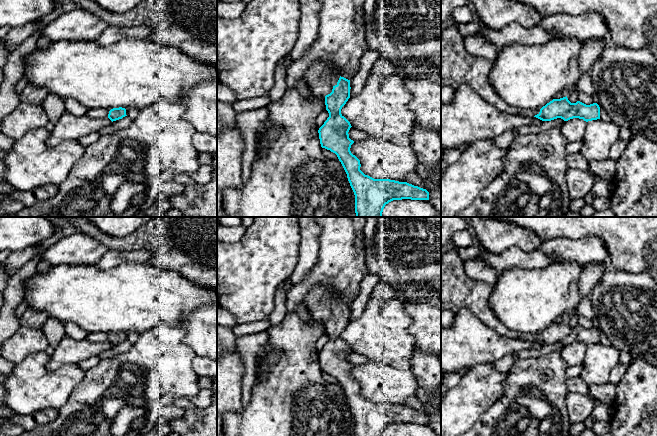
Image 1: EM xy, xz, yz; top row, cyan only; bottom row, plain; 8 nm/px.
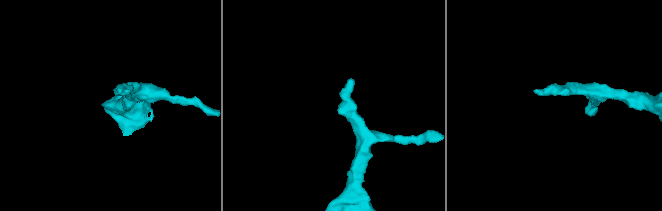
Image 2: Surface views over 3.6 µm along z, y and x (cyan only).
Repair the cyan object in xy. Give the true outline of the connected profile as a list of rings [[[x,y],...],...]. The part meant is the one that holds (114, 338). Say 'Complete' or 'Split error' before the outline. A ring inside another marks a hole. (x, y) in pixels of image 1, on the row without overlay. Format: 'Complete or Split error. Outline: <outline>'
Split error. Outline: [[[119,331],[119,332],[113,332],[110,335],[103,332],[98,333],[89,333],[87,336],[87,339],[93,342],[106,342],[108,341],[112,346],[122,343],[126,339],[126,333]]]

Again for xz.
Split error. Outline: [[[314,286],[305,296],[305,303],[316,320],[325,321],[325,329],[329,341],[318,354],[320,368],[322,372],[335,377],[341,386],[355,419],[355,436],[383,436],[385,429],[393,424],[429,424],[429,416],[426,413],[407,406],[390,403],[374,403],[365,399],[360,394],[360,384],[350,375],[354,365],[349,362],[348,356],[352,350],[341,338],[342,331],[350,322],[350,304],[341,301],[336,296],[335,291],[323,286]]]

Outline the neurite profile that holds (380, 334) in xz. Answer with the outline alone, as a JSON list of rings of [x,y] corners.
[[[384,281],[373,288],[362,315],[350,321],[341,338],[352,351],[372,362],[409,369],[415,339],[408,328],[413,318]]]

